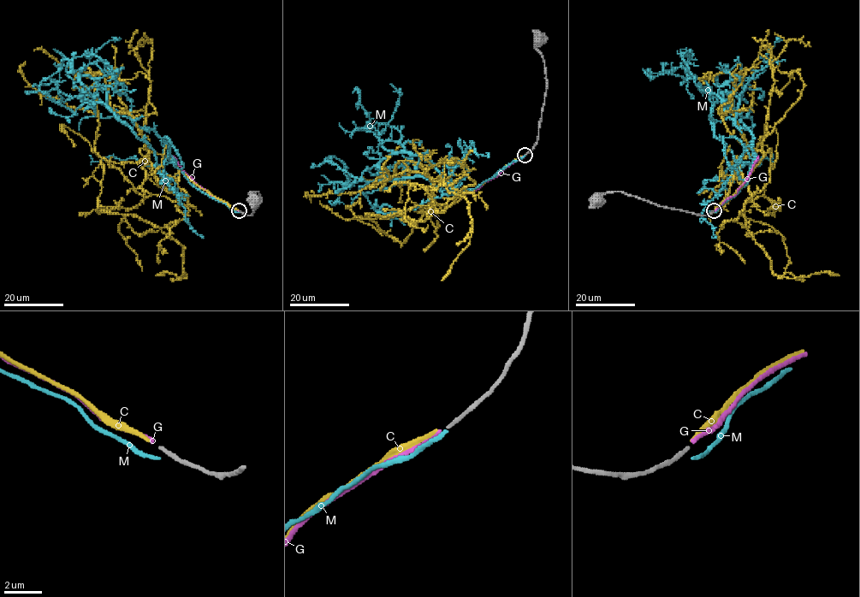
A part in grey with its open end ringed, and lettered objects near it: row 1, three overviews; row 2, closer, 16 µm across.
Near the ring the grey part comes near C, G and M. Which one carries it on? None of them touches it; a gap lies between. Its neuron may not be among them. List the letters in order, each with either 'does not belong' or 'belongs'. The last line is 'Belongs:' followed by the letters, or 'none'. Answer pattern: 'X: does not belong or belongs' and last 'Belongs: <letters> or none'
C: does not belong
G: belongs
M: does not belong
Belongs: G

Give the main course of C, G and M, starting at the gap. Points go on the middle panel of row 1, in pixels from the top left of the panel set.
C: (523, 156), (448, 205), (433, 183), (474, 183), (447, 189), (471, 235), (441, 280)
G: (524, 156), (459, 198)
M: (524, 156), (460, 195), (454, 162), (441, 176), (423, 156), (394, 152), (355, 178), (324, 161), (341, 162)

